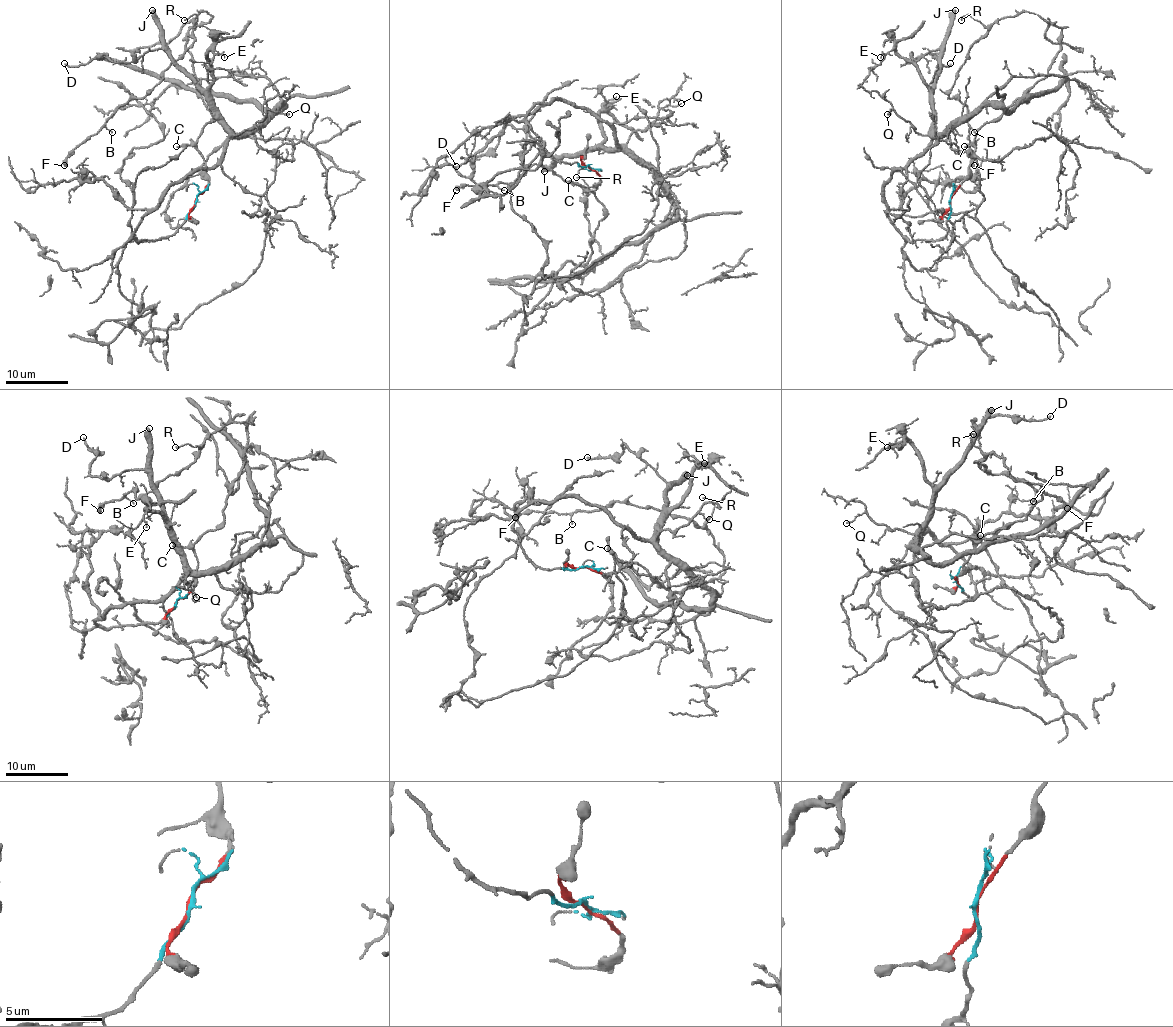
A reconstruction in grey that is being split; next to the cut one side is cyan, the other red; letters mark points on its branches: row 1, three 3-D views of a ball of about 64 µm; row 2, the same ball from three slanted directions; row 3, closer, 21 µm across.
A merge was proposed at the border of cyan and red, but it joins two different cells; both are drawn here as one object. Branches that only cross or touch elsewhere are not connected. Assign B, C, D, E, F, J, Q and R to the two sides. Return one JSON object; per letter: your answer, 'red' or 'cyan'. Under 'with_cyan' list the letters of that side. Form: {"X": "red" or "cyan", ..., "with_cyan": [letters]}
{"B": "red", "C": "red", "D": "cyan", "E": "cyan", "F": "red", "J": "cyan", "Q": "cyan", "R": "red", "with_cyan": ["D", "E", "J", "Q"]}

